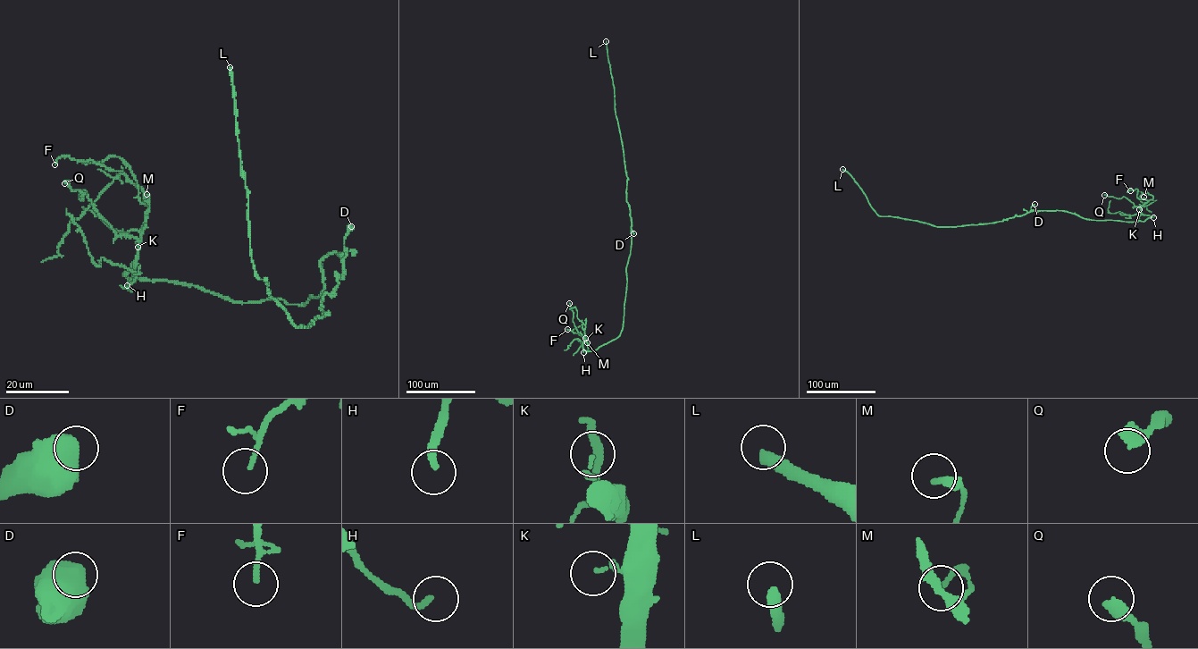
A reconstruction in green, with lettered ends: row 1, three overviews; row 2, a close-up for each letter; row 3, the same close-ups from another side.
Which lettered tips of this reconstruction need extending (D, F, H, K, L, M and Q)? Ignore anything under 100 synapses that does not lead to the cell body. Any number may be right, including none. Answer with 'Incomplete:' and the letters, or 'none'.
Incomplete: H, L

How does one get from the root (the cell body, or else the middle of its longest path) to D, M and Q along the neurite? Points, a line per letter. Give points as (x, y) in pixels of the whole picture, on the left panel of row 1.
D: (341, 255), (344, 251), (344, 238), (351, 226)
M: (341, 255), (319, 263), (323, 290), (305, 304), (235, 302), (169, 281), (130, 280), (146, 194)
Q: (341, 255), (319, 263), (323, 290), (305, 304), (130, 280), (138, 240), (64, 183)

